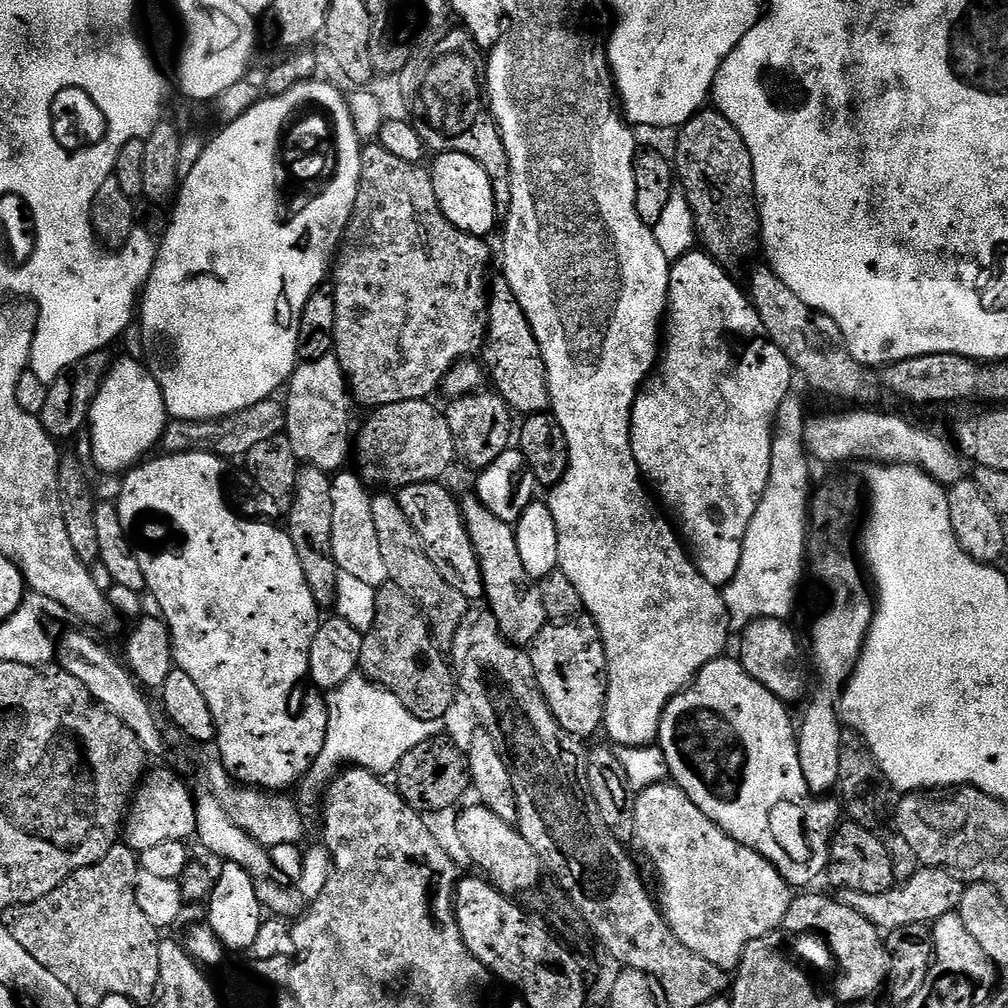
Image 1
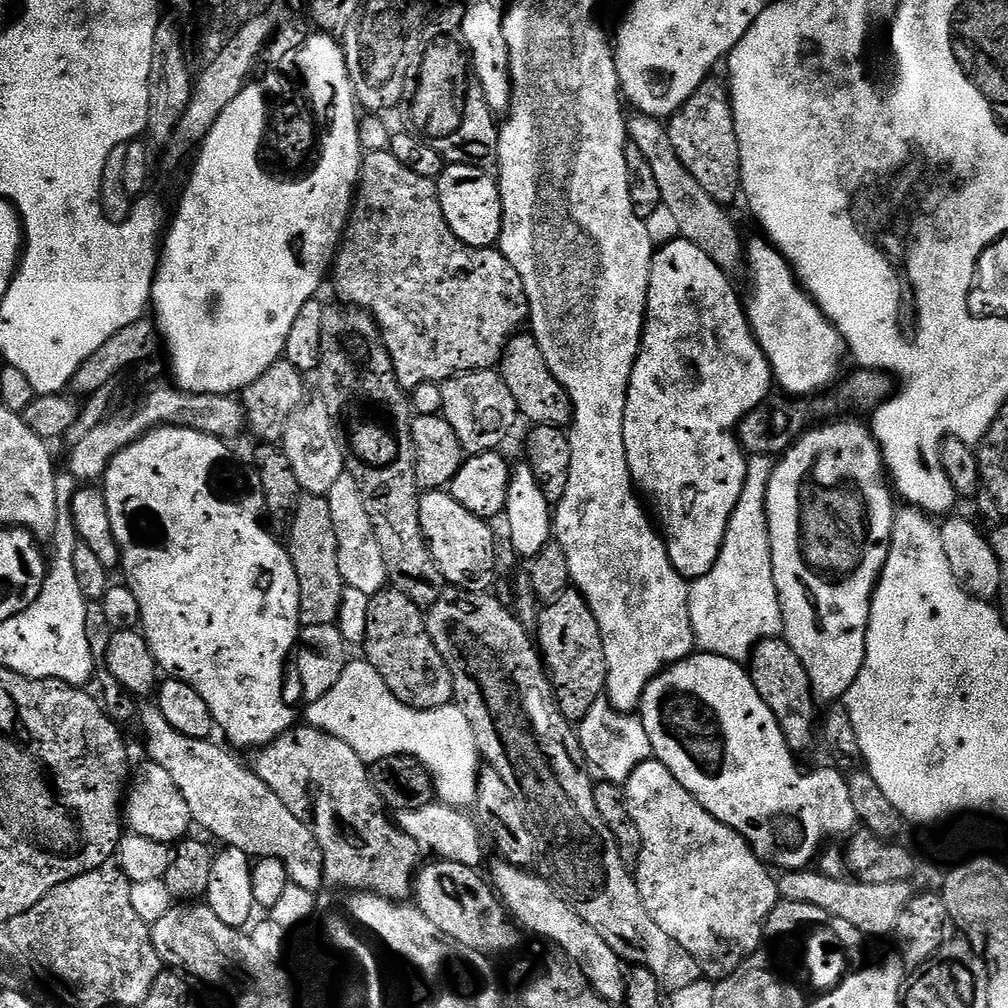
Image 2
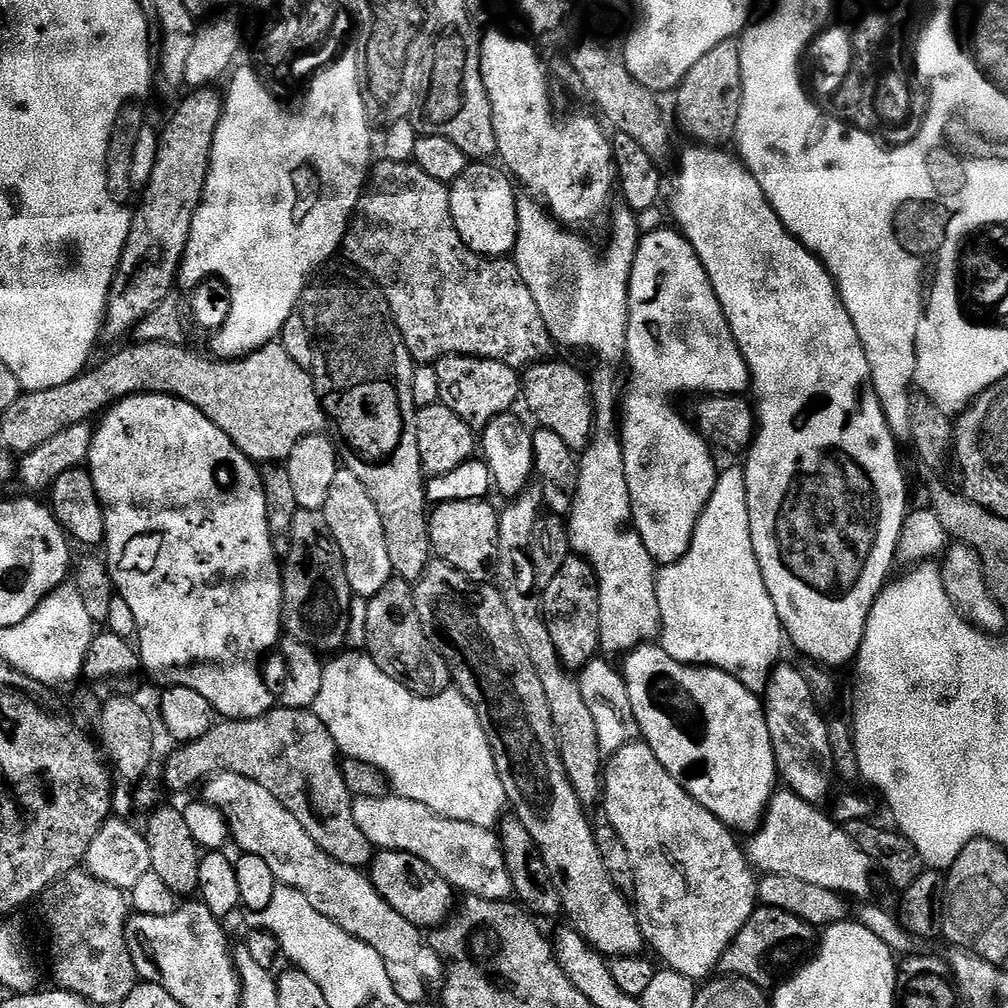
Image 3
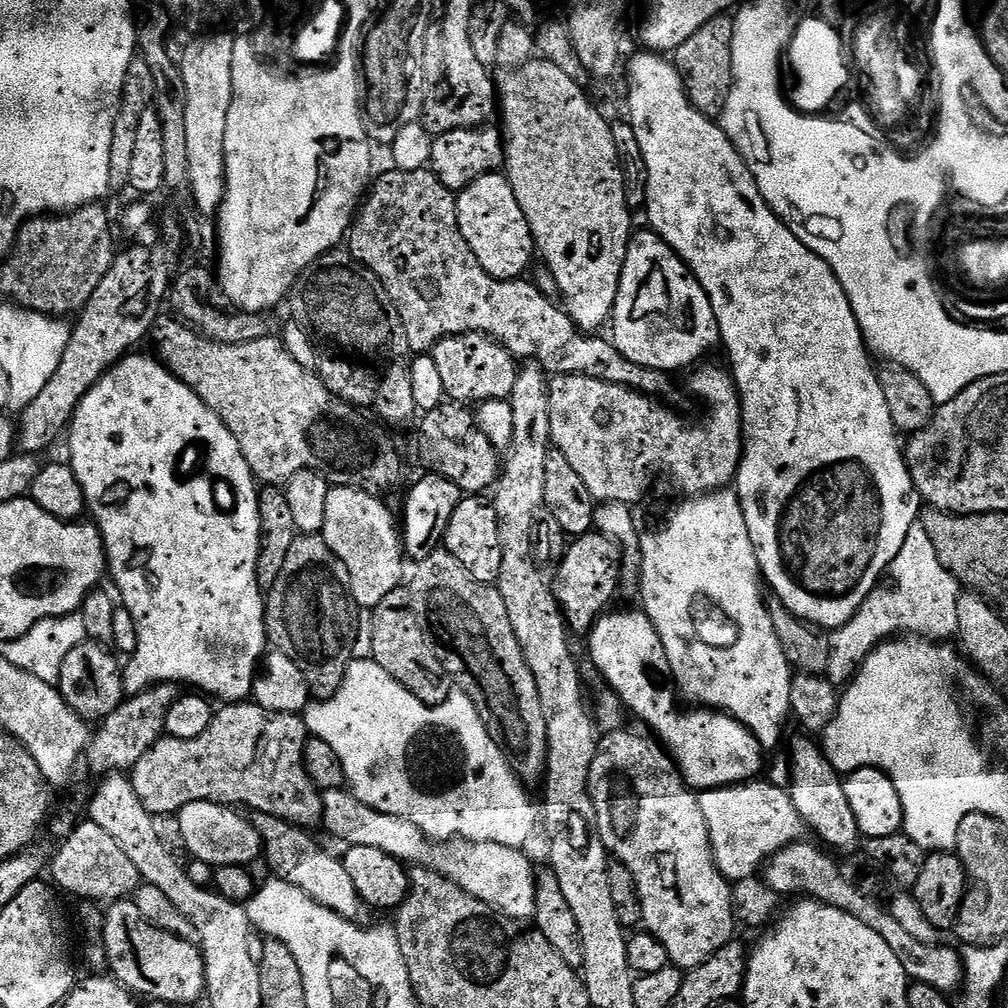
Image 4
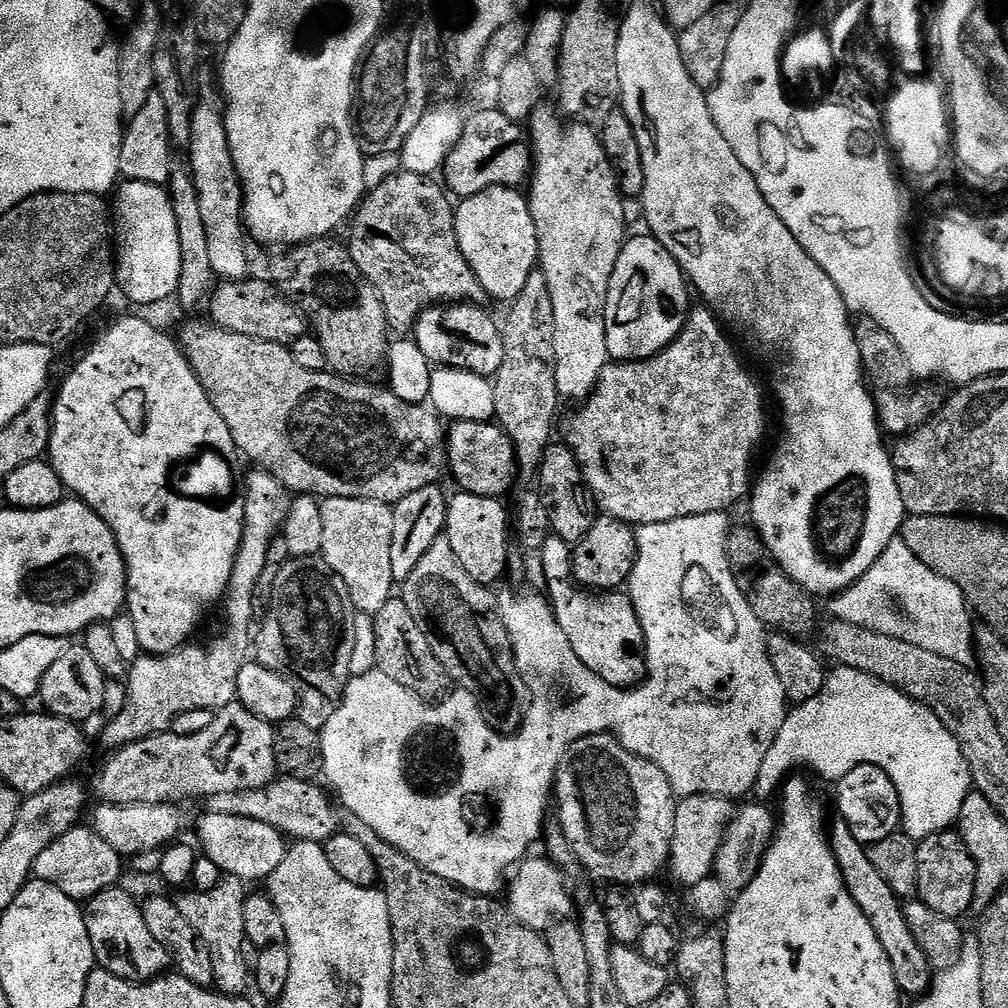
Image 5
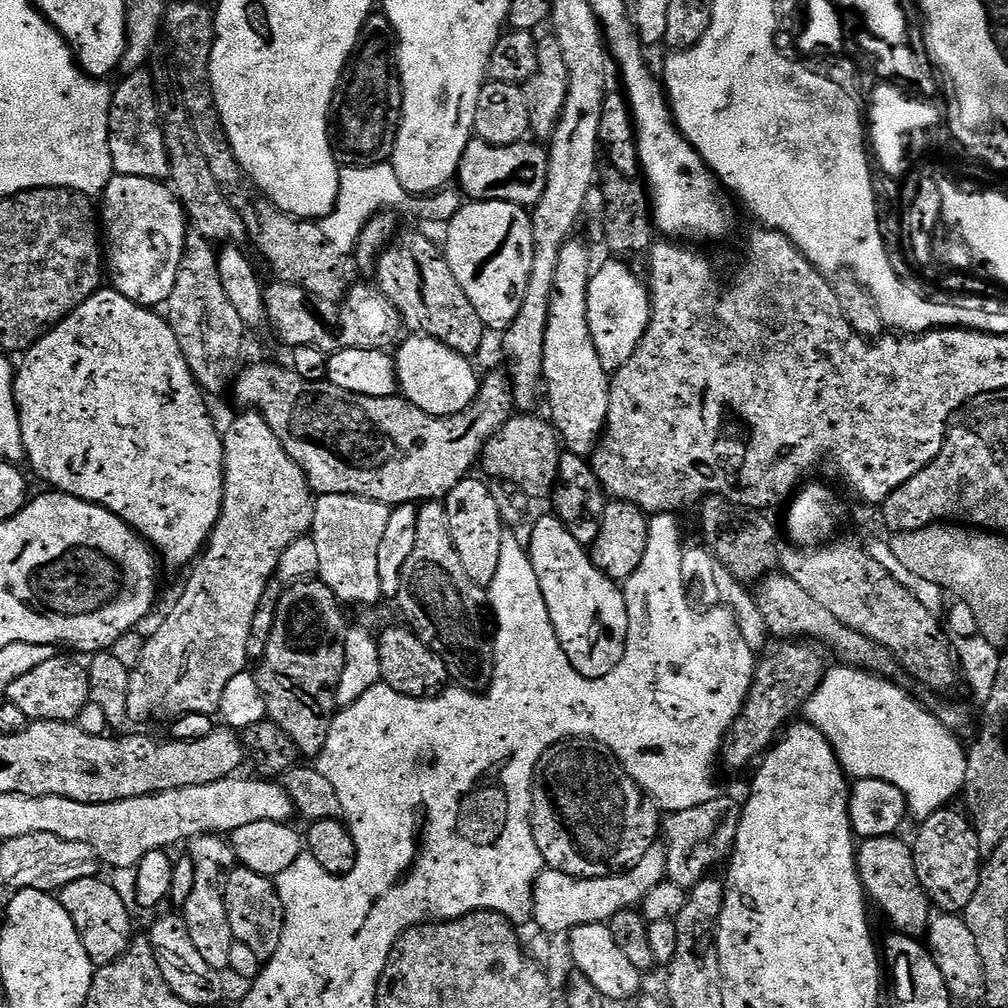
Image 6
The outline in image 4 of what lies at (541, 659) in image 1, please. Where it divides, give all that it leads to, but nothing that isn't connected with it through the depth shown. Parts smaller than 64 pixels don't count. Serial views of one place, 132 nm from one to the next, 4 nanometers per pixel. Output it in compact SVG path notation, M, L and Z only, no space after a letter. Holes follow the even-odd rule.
M590 531L575 537L565 547L564 557L555 565L556 577L551 577L552 593L564 615L564 622L573 633L587 634L605 615L608 603L616 596L616 587L622 584L622 549L601 532Z

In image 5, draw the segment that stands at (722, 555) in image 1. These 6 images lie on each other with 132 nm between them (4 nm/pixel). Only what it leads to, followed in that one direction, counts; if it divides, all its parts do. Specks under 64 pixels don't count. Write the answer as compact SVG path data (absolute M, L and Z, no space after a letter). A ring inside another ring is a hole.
M651 234L644 236L629 235L625 239L622 250L618 254L618 262L614 266L614 274L610 278L610 290L606 294L606 310L604 321L606 322L606 346L609 357L616 362L631 362L645 360L656 356L670 342L678 338L678 334L688 322L690 303L688 304L688 292L690 284L680 264Z

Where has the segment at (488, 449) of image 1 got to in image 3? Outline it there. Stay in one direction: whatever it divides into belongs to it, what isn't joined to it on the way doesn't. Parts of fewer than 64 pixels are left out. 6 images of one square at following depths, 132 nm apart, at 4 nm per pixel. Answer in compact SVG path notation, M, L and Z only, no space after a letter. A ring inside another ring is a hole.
M444 356L437 360L439 403L445 404L473 430L483 430L499 416L509 415L522 396L522 376L502 360L483 360L477 356Z

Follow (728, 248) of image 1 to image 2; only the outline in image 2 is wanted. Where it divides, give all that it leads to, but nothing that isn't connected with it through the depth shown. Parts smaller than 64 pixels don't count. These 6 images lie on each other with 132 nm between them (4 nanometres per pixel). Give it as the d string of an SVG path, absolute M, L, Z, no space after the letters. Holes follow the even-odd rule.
M723 79L703 80L698 90L694 90L694 94L690 94L688 101L670 117L666 127L670 134L670 146L674 146L674 154L682 158L682 166L686 166L690 174L694 174L694 179L702 185L702 190L706 190L706 194L710 194L710 198L714 198L725 206L731 205L731 200L741 195L742 185L740 182L740 147L736 137L732 101L727 83Z

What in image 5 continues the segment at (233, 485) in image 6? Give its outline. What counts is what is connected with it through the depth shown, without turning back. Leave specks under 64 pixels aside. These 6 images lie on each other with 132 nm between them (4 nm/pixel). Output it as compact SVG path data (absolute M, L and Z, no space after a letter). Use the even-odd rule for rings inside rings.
M254 470L248 476L248 492L244 497L244 529L242 530L242 542L238 546L238 554L234 562L234 570L230 574L228 590L224 593L222 609L224 608L224 633L217 640L209 644L196 644L189 642L183 648L168 652L164 656L141 654L130 664L126 672L126 691L124 693L124 705L122 714L111 717L104 728L104 744L108 750L125 748L127 744L133 744L139 740L145 740L151 736L158 736L167 732L172 727L174 718L186 710L206 710L211 708L219 710L236 700L236 687L238 686L238 674L242 666L250 656L250 632L248 627L254 624L252 615L252 603L254 602L254 585L258 583L258 574L262 574L262 566L266 566L266 554L270 554L270 546L277 539L278 533L284 527L284 520L288 517L290 493L283 484L278 482L268 472Z

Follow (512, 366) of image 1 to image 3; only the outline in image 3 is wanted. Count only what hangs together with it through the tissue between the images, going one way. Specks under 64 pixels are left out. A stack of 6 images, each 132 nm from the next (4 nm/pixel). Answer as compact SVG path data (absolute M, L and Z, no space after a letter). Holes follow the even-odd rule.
M549 358L533 364L522 376L522 400L528 403L532 416L539 427L554 430L566 446L573 450L588 447L596 423L596 410L592 402L592 385L572 364L563 364L557 358Z

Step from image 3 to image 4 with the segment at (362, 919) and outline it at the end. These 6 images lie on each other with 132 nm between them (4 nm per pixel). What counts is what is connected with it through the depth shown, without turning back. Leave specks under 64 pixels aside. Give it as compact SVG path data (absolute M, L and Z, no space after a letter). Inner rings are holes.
M257 815L254 820L257 831L260 832L263 844L263 859L268 860L277 879L290 881L298 886L308 897L314 898L330 911L345 917L347 920L361 919L364 911L363 901L354 888L354 882L347 876L343 861L336 855L332 856L305 829L289 824L287 820L279 820L273 816Z

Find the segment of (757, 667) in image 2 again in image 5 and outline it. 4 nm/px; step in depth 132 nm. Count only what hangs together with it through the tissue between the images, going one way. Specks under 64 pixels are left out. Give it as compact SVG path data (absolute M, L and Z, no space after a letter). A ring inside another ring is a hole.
M833 820L828 832L828 844L832 847L850 898L858 902L858 910L862 910L862 914L866 914L866 922L874 926L874 934L878 934L878 942L882 942L882 950L886 950L886 958L890 958L890 970L894 970L894 978L901 993L905 997L919 998L931 987L934 969L926 954L922 954L922 946L918 946L914 934L910 934L910 926L906 926L901 897L896 896L894 890L886 886L886 878L882 878L882 874L874 870L874 862L870 862L868 849L865 844L858 842L858 838L854 838L854 830L850 830L845 820Z

